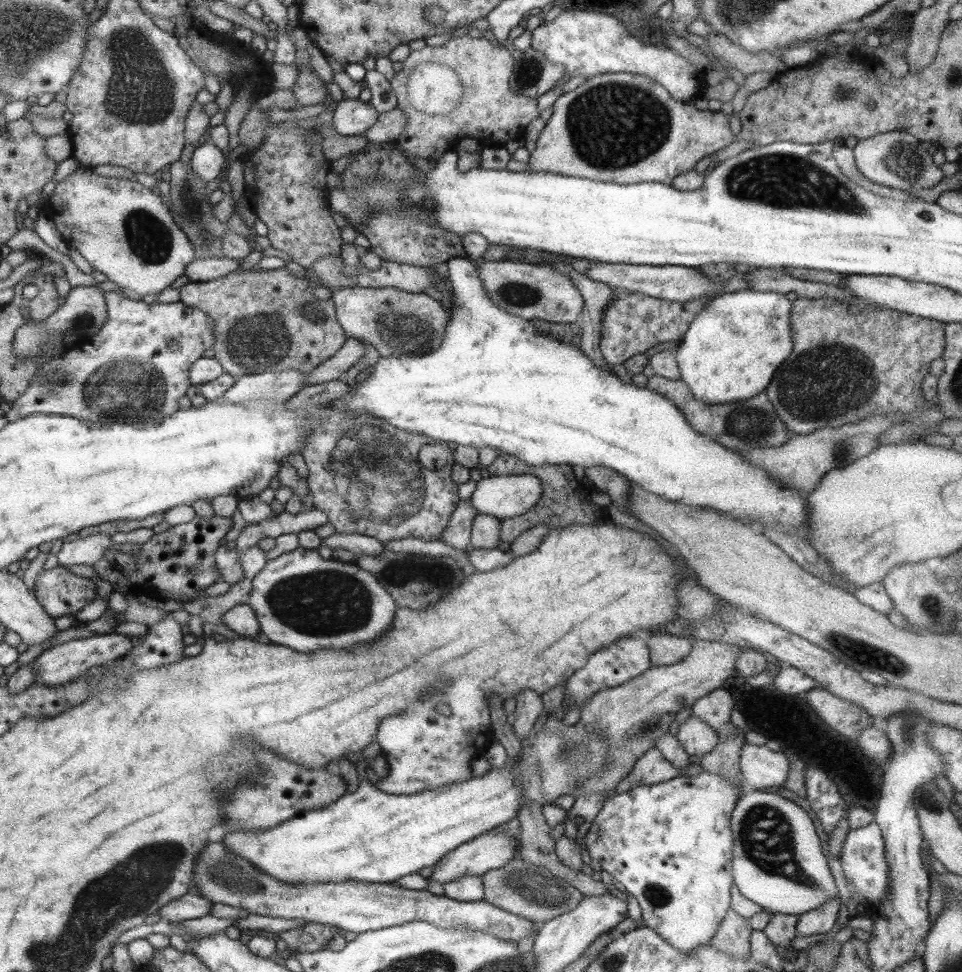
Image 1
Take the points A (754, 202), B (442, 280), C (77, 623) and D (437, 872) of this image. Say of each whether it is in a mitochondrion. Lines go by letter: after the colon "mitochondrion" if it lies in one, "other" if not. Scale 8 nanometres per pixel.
A: mitochondrion
B: other
C: other
D: other

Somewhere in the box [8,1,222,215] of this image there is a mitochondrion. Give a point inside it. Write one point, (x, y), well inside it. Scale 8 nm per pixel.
(142, 91)

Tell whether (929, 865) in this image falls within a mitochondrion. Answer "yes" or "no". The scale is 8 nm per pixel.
no

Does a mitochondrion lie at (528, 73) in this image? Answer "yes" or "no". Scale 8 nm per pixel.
yes

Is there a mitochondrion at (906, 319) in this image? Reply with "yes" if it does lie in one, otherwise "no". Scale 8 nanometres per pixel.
no

